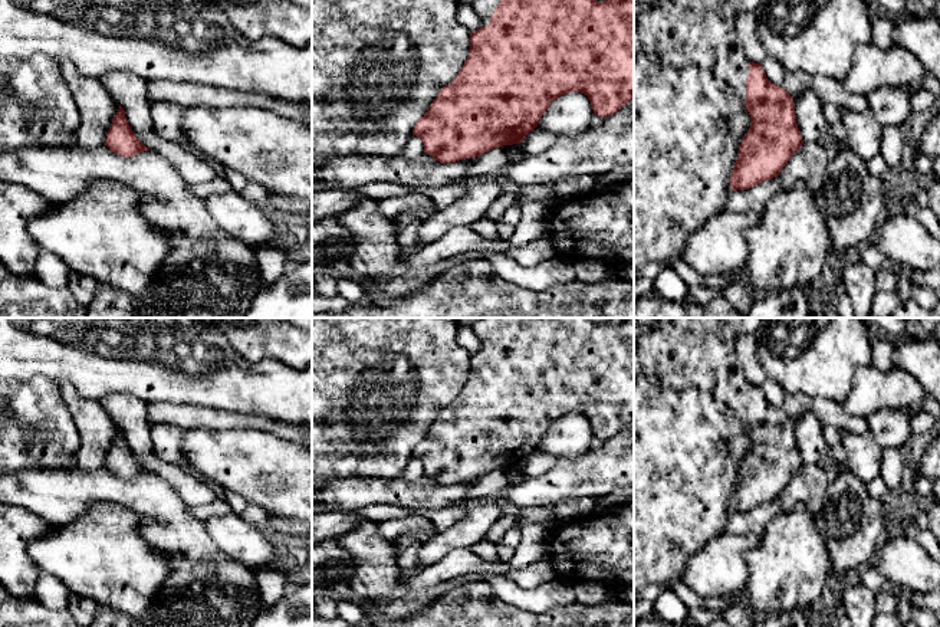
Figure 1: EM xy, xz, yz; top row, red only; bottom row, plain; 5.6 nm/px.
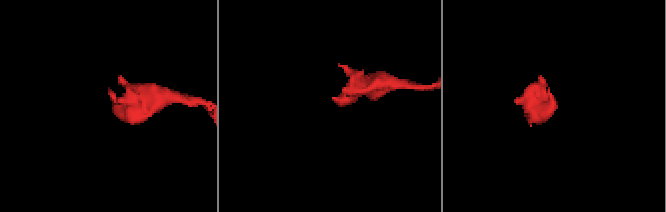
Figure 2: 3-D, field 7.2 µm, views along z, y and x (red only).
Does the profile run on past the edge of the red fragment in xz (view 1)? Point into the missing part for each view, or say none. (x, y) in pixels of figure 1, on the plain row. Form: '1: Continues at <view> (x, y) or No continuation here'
1: Continues at xz (485, 328)

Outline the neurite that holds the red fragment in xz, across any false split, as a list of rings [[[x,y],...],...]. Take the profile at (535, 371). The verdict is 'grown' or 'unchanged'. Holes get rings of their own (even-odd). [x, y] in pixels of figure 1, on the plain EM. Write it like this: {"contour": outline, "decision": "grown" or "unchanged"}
{"contour": [[[479,318],[471,328],[481,348],[470,355],[469,378],[413,452],[423,463],[424,475],[436,483],[456,485],[520,466],[538,449],[550,424],[569,414],[585,416],[594,436],[602,440],[634,423],[634,318],[611,318],[605,324],[589,318]]], "decision": "grown"}

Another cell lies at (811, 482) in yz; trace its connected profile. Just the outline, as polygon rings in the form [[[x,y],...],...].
[[[819,463],[802,466],[792,480],[779,495],[779,503],[783,512],[789,512],[798,502],[805,503],[811,513],[818,513],[822,508],[829,482],[825,467]]]

